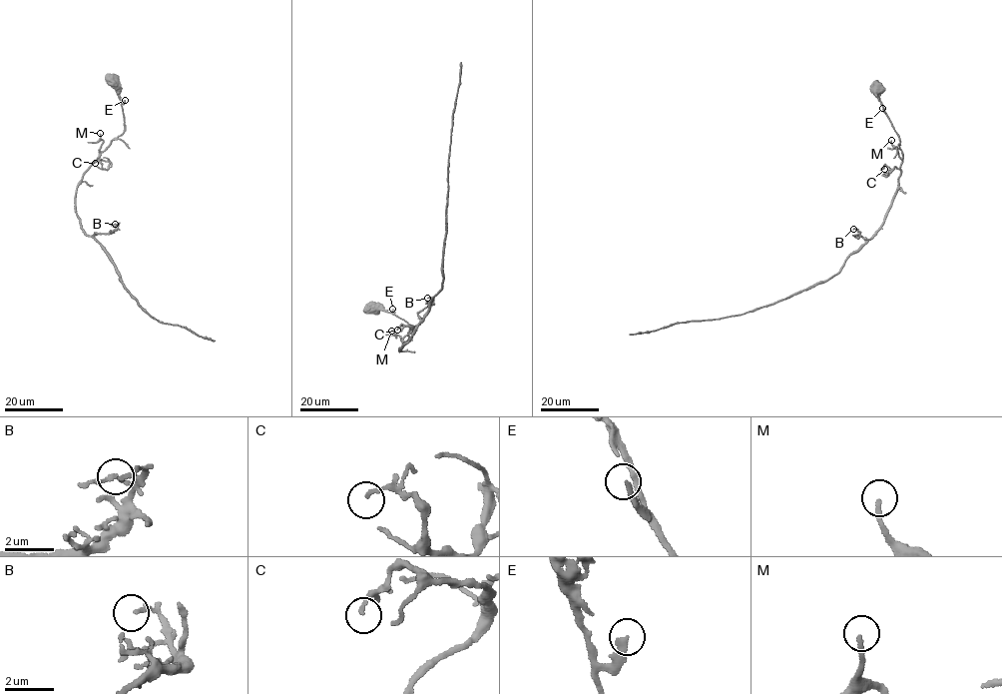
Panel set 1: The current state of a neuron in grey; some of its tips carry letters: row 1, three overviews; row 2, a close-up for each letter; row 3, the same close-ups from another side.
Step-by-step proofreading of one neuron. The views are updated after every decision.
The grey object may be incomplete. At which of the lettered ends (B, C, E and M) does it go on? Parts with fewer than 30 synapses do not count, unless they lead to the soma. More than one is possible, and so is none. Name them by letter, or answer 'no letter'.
no letter

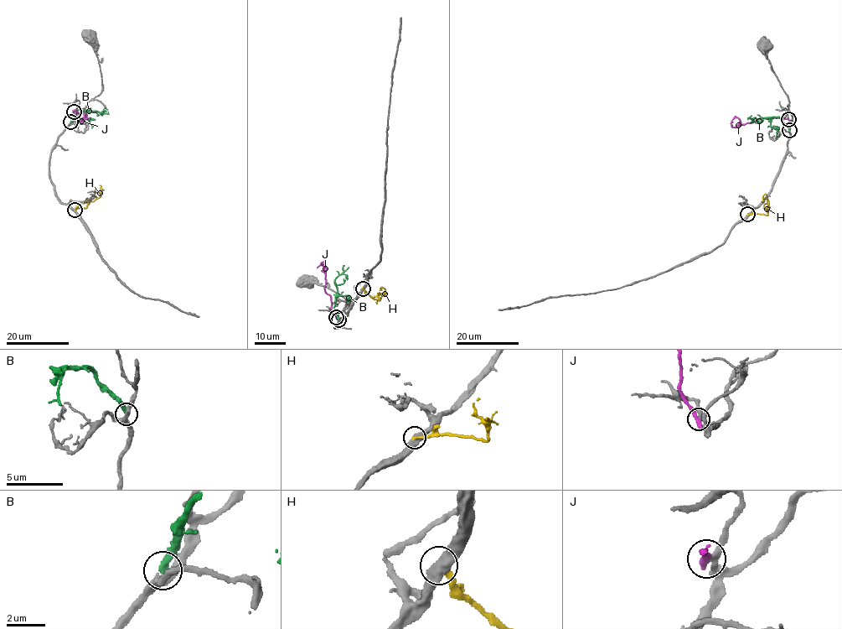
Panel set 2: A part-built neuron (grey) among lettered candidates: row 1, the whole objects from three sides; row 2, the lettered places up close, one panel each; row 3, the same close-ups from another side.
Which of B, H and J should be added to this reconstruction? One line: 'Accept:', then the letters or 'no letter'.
Accept: no letter

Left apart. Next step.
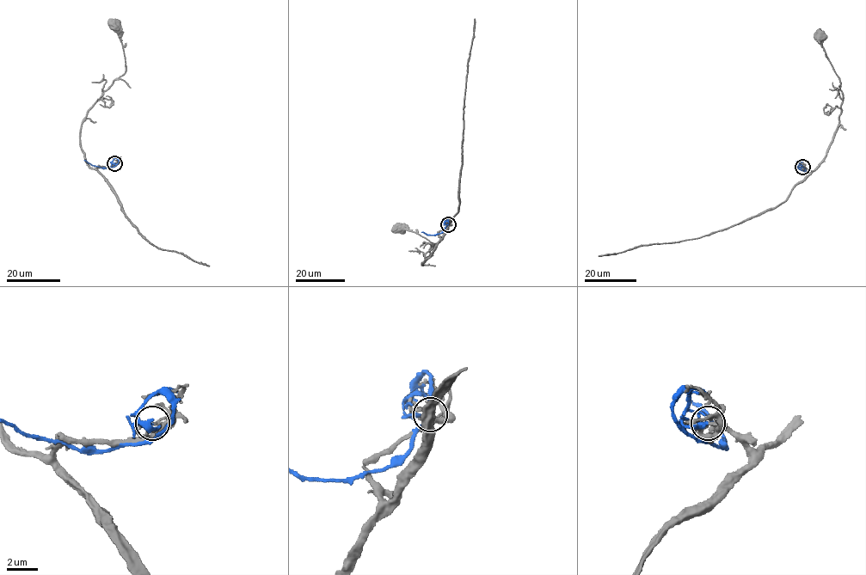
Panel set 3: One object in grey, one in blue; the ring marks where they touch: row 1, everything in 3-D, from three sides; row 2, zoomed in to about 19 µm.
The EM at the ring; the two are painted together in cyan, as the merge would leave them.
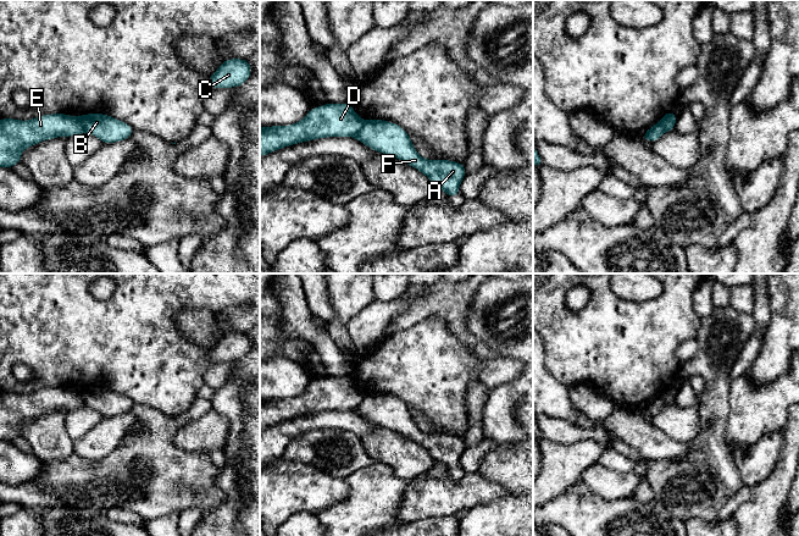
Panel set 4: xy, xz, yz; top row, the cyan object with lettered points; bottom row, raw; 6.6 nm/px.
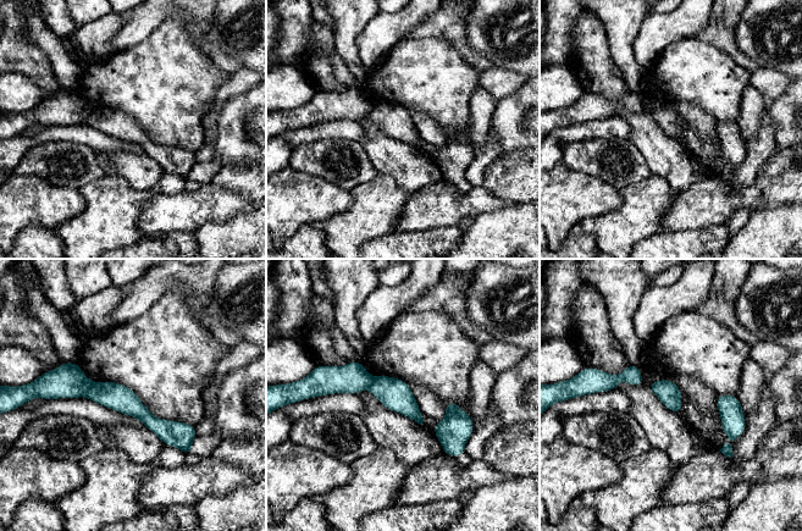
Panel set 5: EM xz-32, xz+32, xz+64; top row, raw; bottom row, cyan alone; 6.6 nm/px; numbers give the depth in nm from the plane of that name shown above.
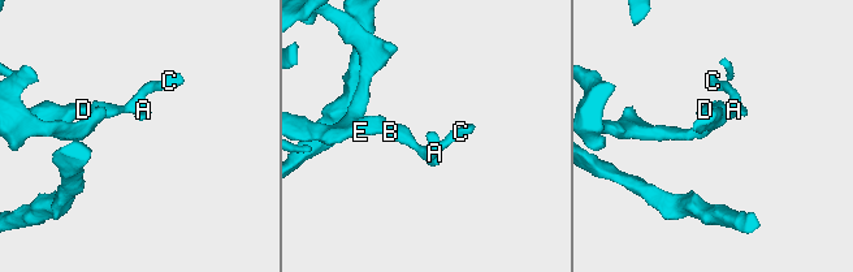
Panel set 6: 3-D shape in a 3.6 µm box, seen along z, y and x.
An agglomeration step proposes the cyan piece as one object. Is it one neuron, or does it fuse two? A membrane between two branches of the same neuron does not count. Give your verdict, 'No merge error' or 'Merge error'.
Merge error

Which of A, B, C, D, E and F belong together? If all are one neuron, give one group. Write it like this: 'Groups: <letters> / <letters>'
Groups: A B C F / D E

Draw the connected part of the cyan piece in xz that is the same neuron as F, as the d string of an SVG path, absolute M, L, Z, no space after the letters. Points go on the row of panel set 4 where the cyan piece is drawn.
M368 120L354 137L374 151L388 154L415 167L429 178L434 188L450 197L459 197L460 183L466 176L465 164L451 160L426 160L420 156L407 132L396 123Z

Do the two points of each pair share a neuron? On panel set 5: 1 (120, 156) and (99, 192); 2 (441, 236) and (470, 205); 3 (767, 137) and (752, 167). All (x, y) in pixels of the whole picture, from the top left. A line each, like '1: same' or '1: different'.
1: different
2: different
3: same

